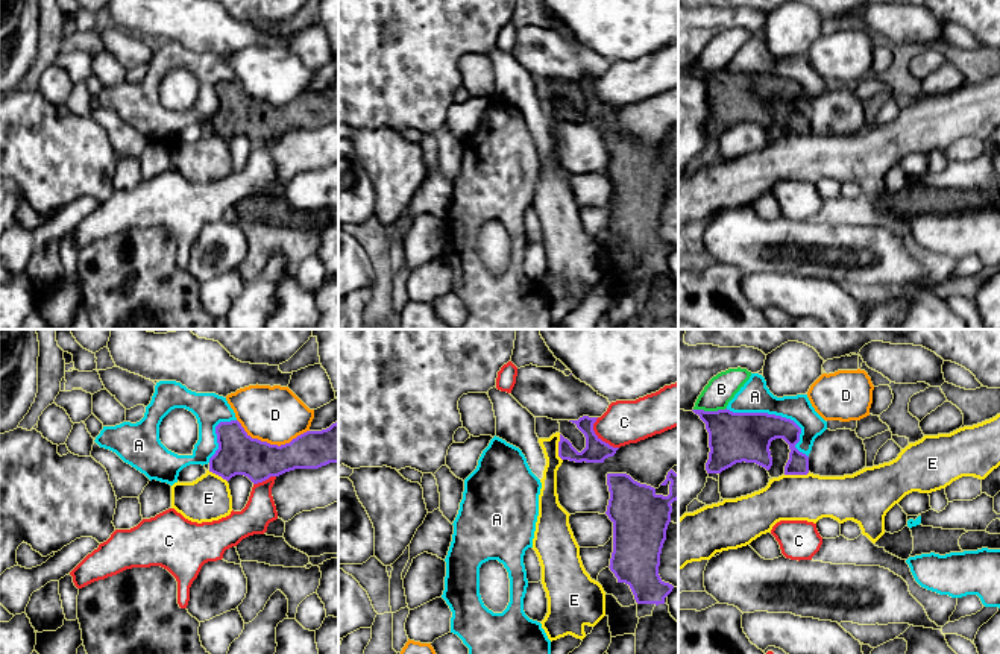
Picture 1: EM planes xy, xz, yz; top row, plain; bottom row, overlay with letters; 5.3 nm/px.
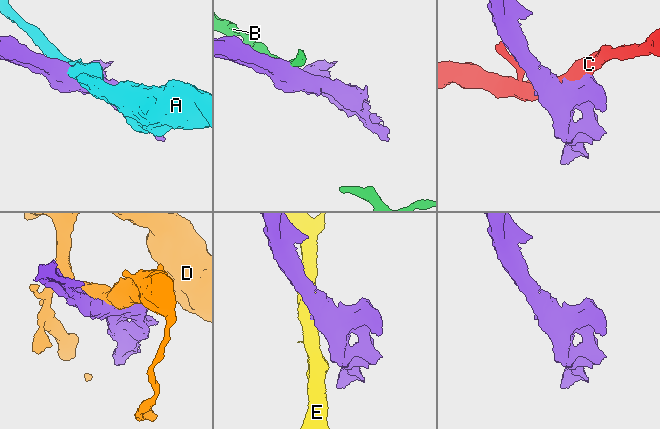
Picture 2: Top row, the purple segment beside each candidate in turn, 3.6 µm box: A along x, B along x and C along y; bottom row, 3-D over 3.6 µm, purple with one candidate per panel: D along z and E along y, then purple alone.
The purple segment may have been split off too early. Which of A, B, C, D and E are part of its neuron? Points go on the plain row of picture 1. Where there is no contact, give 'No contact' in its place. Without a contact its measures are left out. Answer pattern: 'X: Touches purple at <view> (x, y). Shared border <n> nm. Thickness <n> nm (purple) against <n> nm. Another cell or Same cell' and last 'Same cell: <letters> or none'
A: Touches purple at yz (779, 76). Shared border 500 nm. Thickness 260 nm (purple) against 170 nm. Another cell
B: Touches purple at yz (709, 72). Shared border 180 nm. Thickness 280 nm (purple) against 160 nm. Another cell
C: Touches purple at xz (600, 99). Shared border 200 nm. Thickness 120 nm (purple) against 240 nm. Another cell
D: Touches purple at xy (272, 105). Shared border 380 nm. Thickness 220 nm (purple) against 300 nm. Another cell
E: Touches purple at xz (559, 108). Shared border 140 nm. Thickness 120 nm (purple) against 100 nm. Another cell
Same cell: none

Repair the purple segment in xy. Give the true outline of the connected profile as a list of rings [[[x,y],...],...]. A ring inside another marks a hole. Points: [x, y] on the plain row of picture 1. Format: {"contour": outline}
{"contour": [[[238,80],[220,82],[215,94],[219,109],[209,118],[209,132],[226,141],[244,135],[258,144],[294,129],[338,123],[338,80],[326,90],[307,91],[281,106],[252,99]]]}

